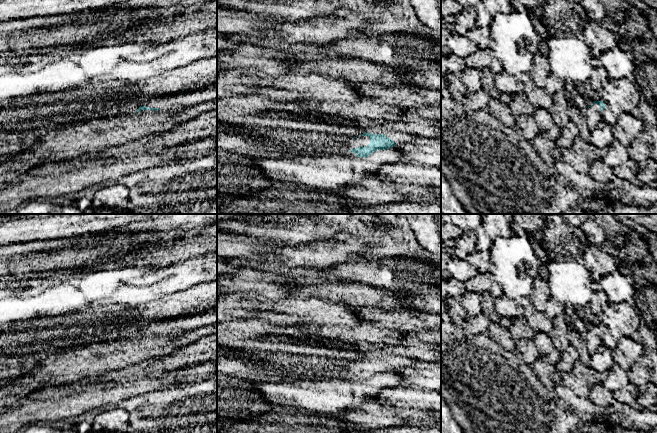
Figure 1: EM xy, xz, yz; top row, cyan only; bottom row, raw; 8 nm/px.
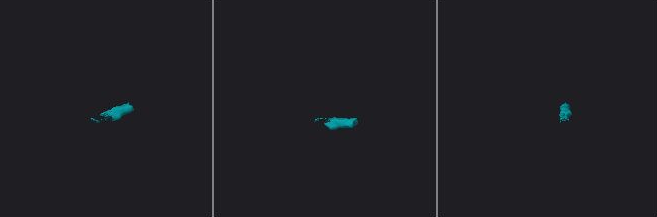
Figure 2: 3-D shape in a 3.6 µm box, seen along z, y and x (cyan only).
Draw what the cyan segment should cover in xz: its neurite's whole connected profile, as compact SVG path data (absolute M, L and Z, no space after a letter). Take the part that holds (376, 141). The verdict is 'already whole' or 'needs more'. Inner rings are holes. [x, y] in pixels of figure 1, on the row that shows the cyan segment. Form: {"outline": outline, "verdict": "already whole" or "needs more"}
{"outline": "M365 132L360 136L353 137L344 148L348 152L355 153L359 158L367 158L376 150L385 150L395 145L396 144L392 139L387 138L383 134L372 134Z", "verdict": "needs more"}

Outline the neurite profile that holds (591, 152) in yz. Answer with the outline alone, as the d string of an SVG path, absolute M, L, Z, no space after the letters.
M580 136L574 139L572 148L584 155L590 163L602 159L607 152L607 148L597 148L591 142L584 141Z

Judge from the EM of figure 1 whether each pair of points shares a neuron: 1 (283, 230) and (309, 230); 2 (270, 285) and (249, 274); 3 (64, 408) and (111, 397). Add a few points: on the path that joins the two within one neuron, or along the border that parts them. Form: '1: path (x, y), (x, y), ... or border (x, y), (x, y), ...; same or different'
1: path (289, 230), (303, 230); same
2: path (265, 284), (254, 279); same
3: path (76, 404), (93, 397), (99, 397); same

